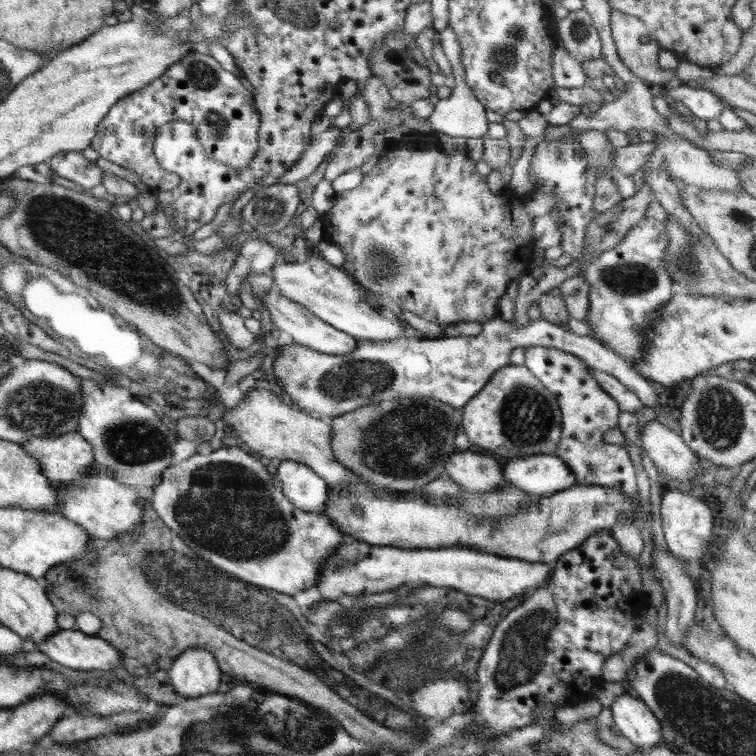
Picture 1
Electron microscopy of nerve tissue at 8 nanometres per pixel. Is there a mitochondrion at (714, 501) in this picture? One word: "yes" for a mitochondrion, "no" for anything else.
no

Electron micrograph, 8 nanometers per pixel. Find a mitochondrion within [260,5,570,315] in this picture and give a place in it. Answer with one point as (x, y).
(382, 261)

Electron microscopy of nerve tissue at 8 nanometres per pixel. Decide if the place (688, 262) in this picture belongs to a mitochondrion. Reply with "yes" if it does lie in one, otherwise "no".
yes

